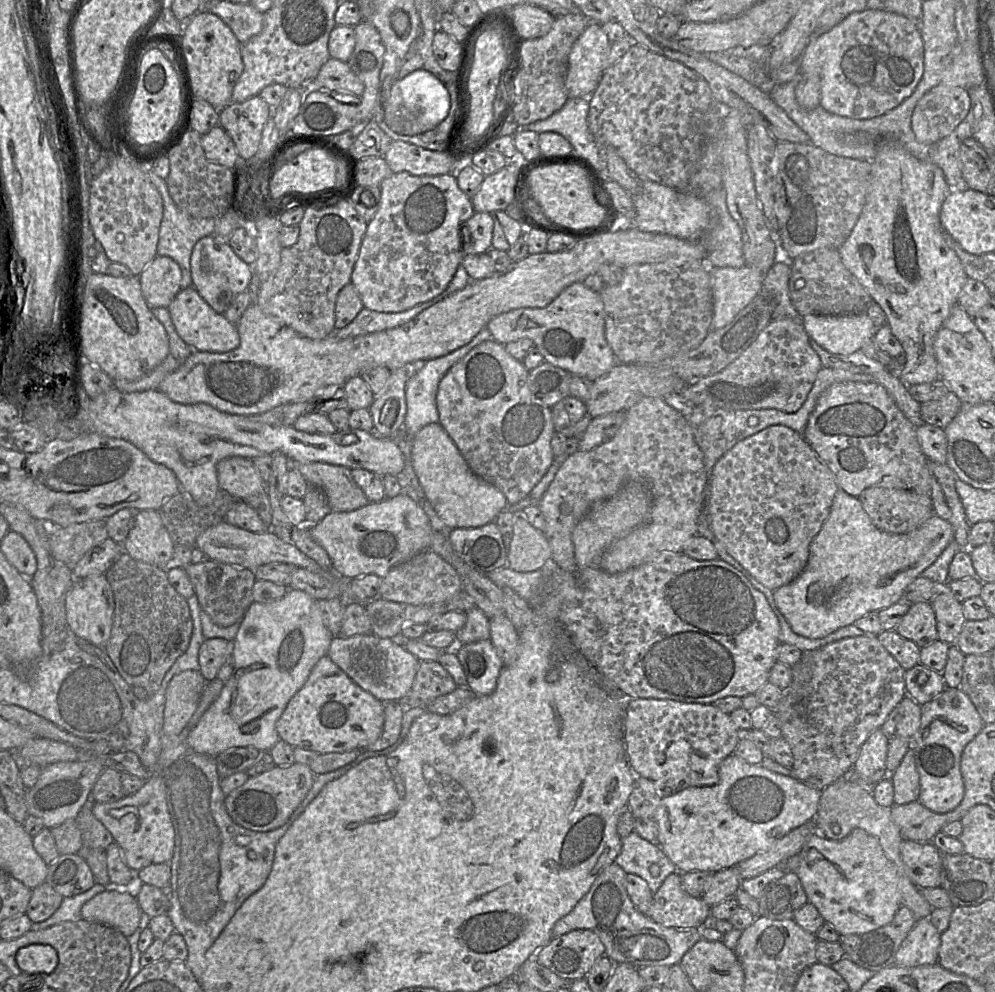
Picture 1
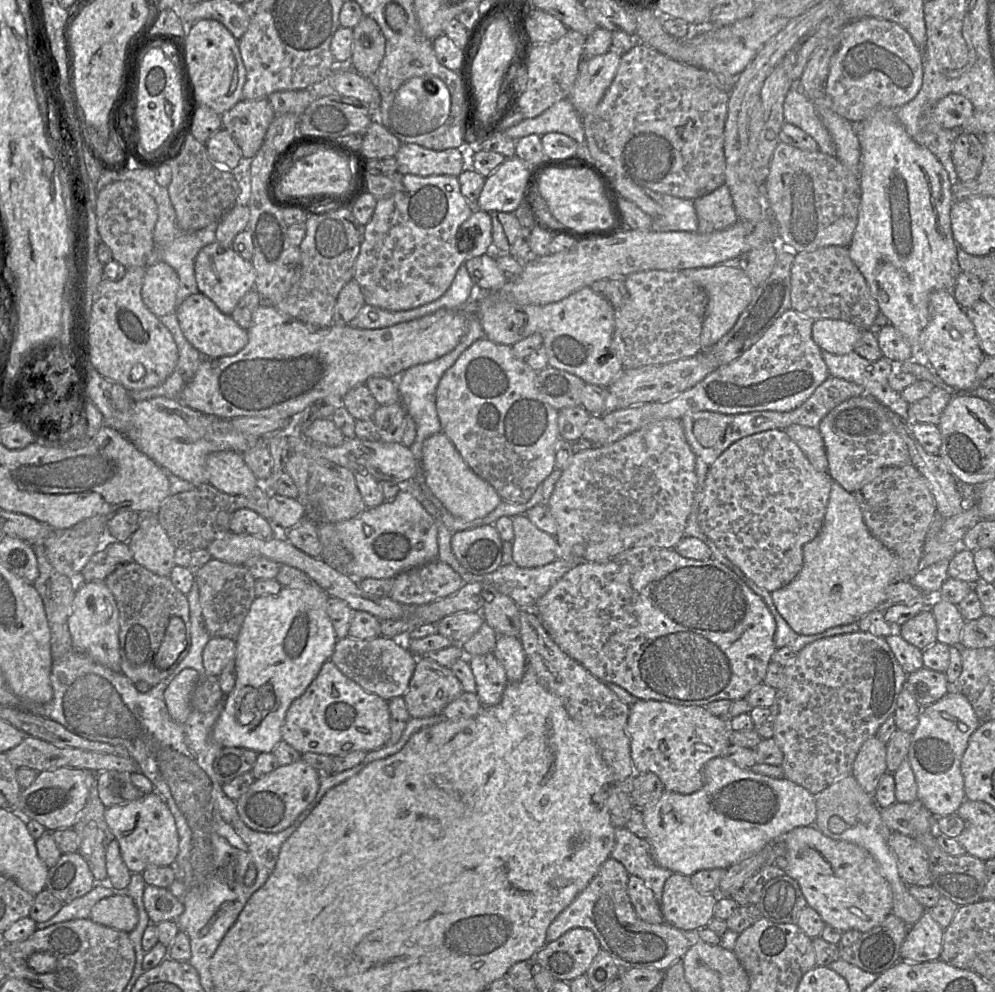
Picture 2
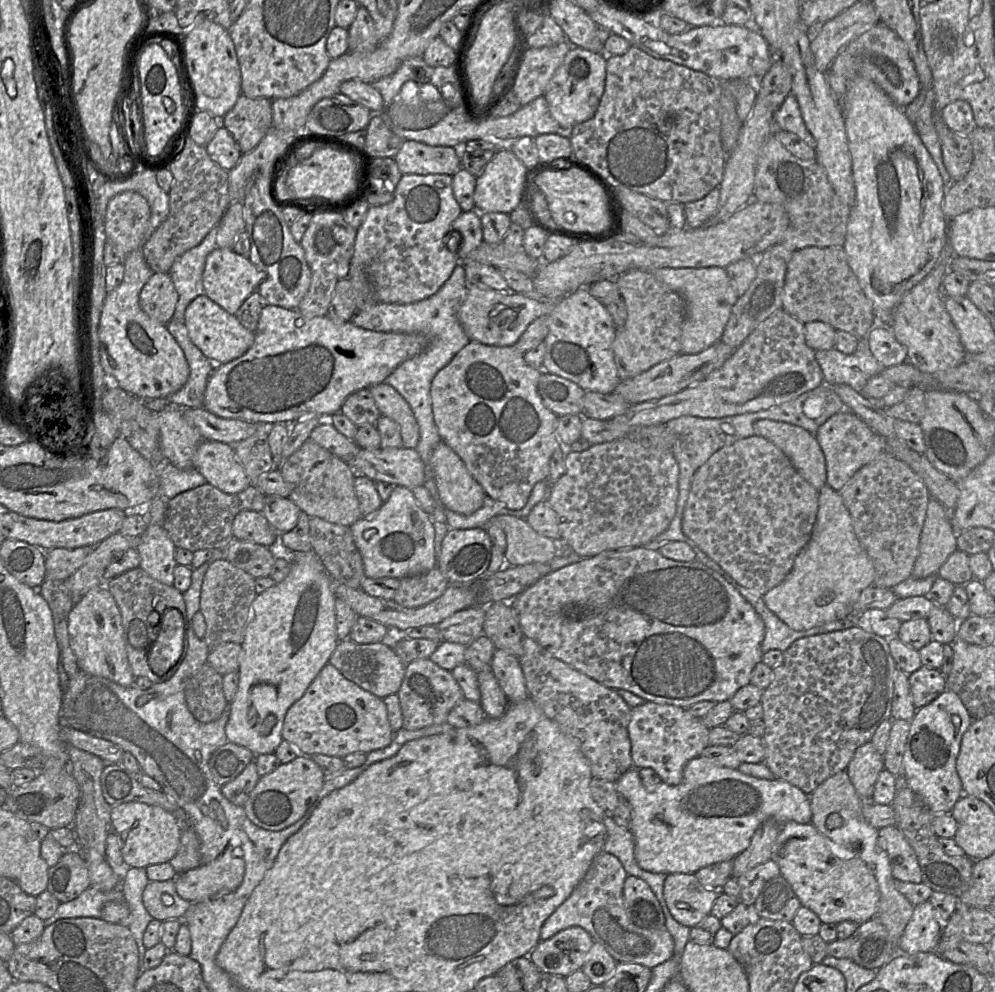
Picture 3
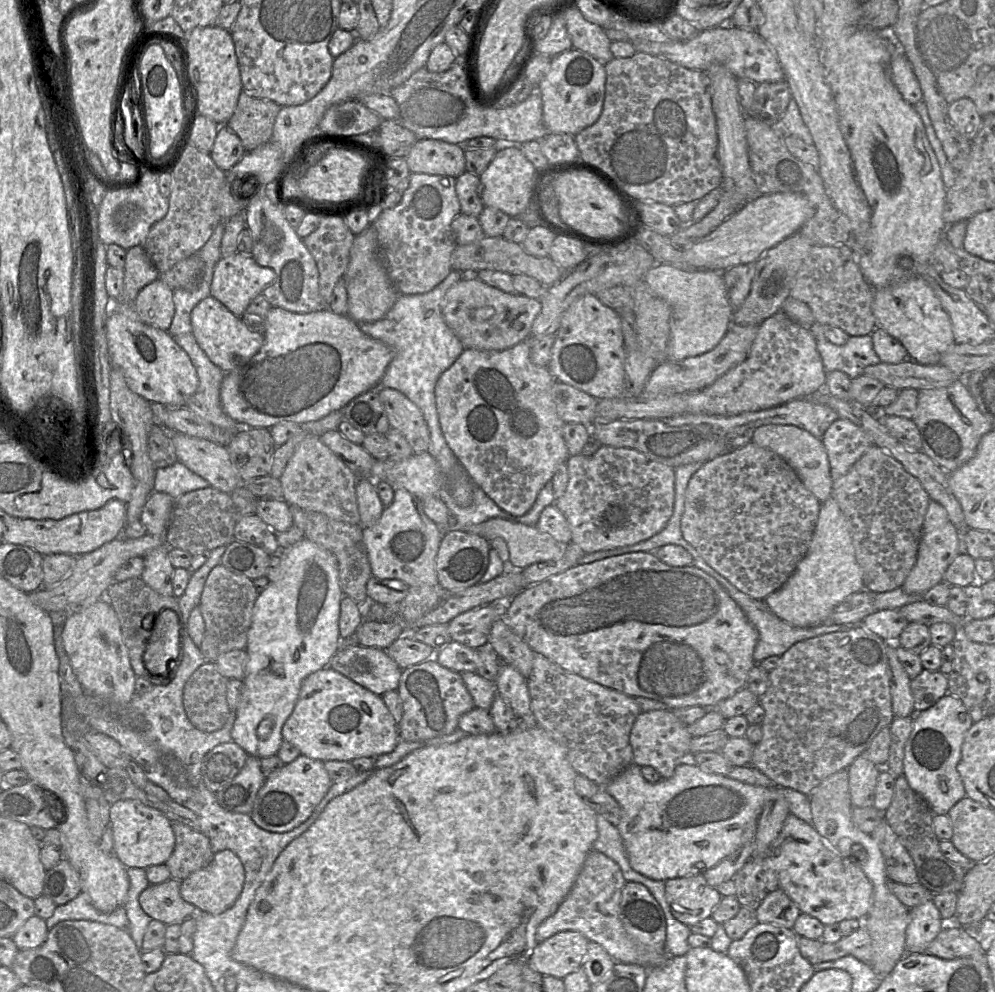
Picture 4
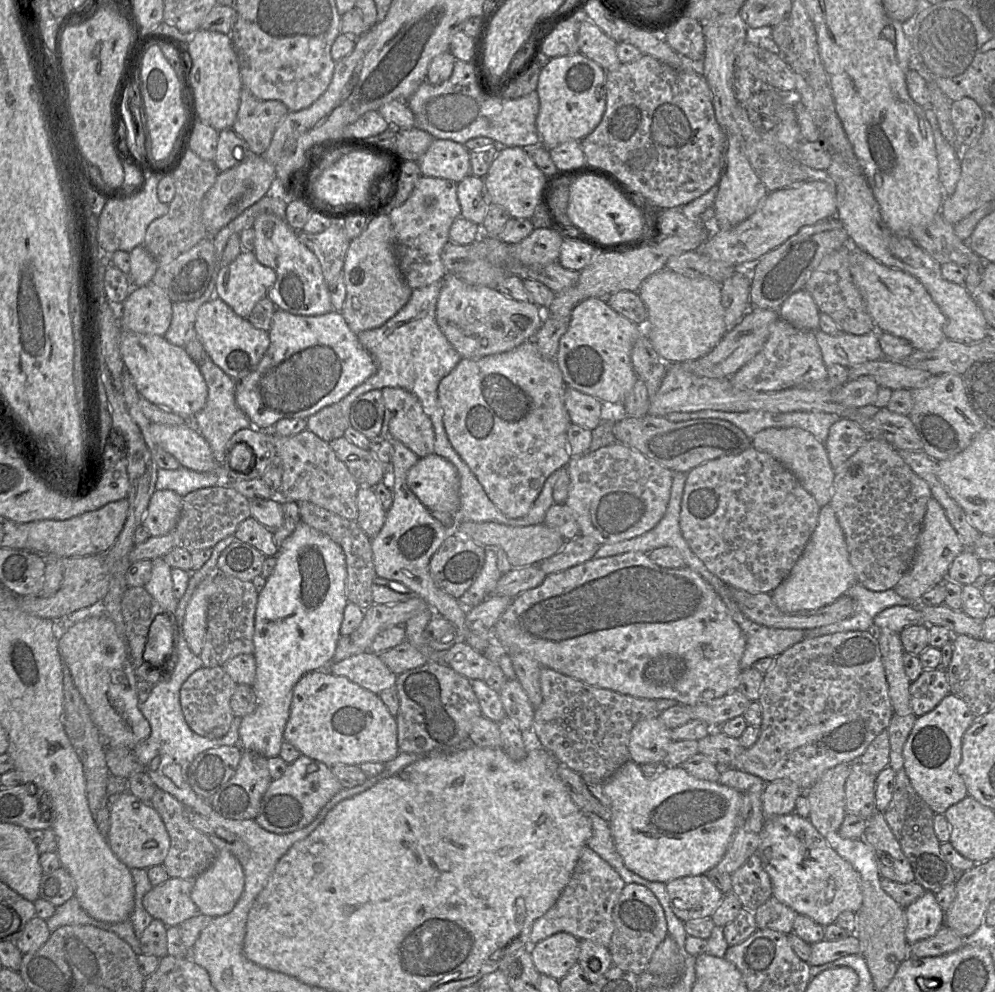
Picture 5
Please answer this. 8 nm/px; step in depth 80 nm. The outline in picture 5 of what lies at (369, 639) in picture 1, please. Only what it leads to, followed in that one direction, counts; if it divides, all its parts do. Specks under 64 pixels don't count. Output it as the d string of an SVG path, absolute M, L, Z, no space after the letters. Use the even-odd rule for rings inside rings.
M366 651L329 666L329 671L344 676L359 686L379 694L395 686L397 675L381 660L380 656Z

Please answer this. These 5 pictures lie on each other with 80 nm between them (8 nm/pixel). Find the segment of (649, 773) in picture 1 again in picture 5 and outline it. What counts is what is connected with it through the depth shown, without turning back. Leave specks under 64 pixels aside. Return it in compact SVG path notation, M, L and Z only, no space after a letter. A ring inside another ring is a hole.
M656 715L638 721L629 738L630 760L638 765L661 765L672 743L671 729Z

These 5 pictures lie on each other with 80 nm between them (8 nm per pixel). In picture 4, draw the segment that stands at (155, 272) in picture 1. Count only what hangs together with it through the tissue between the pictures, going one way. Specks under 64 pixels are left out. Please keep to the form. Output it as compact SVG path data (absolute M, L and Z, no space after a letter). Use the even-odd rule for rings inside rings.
M160 279L151 282L138 293L134 310L142 322L168 331L175 313L173 290Z

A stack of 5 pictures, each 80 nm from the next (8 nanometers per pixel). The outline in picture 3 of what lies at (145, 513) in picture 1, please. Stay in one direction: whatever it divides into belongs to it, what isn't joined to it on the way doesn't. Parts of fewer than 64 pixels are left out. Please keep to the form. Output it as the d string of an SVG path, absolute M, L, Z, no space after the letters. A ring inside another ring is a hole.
M149 523L135 548L140 555L139 568L165 585L173 585L176 547L162 525Z

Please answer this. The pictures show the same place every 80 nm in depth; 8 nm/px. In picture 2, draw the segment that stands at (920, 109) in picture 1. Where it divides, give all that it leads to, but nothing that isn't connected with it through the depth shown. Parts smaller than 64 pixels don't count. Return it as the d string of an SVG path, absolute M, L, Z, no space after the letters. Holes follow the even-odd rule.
M951 93L940 99L932 108L932 119L941 128L953 129L973 114L973 104L961 94Z

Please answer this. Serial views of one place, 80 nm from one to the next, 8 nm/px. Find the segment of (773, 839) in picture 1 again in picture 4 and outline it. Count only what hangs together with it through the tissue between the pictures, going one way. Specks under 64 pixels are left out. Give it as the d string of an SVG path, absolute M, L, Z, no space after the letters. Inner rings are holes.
M684 761L678 764L675 768L674 774L670 778L663 778L656 783L648 782L641 773L641 767L631 763L627 768L625 768L621 773L619 773L615 778L609 781L605 785L605 790L609 793L620 805L622 810L622 819L617 825L618 831L622 837L624 847L628 856L630 866L638 873L652 879L652 880L663 880L672 878L681 878L687 876L694 876L698 874L703 874L706 870L717 865L721 860L732 855L738 851L744 845L753 841L758 819L763 811L765 804L770 801L777 799L779 797L784 797L788 803L790 814L793 814L797 818L812 824L812 814L810 808L809 796L796 791L791 788L779 787L776 785L772 786L756 786L747 783L740 782L738 780L729 778L727 775L713 774L702 771L698 766L696 766L692 761Z

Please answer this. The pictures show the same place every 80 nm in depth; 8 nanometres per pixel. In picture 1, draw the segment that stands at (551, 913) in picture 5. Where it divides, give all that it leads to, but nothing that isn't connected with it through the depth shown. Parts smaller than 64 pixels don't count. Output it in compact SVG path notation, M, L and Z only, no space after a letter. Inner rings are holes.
M616 863L606 867L595 879L590 890L574 909L559 919L552 930L559 937L572 930L589 929L596 933L605 946L605 955L615 964L629 963L636 968L646 966L673 966L701 938L701 929L662 926L634 905L626 890L627 873Z

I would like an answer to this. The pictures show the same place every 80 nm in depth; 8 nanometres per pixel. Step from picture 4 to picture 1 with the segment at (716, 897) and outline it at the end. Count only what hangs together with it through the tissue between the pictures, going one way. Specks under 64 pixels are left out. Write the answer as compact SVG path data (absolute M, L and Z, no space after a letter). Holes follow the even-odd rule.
M671 873L653 894L647 917L665 927L701 928L708 924L711 907L689 895L682 886L681 873Z

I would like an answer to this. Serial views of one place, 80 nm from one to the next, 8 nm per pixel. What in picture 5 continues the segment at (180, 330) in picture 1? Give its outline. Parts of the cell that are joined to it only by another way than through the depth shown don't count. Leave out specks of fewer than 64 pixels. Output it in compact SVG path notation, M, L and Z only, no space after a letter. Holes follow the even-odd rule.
M217 297L200 306L194 330L213 363L235 381L240 381L256 369L270 343L268 331L255 328L247 318L237 315Z

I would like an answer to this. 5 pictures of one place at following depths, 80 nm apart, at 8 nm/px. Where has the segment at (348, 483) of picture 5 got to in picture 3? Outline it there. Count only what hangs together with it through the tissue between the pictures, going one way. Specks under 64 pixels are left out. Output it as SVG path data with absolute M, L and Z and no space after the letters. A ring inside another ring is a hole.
M310 438L278 467L290 485L289 499L308 516L350 527L362 518L354 489L355 471L339 457Z

